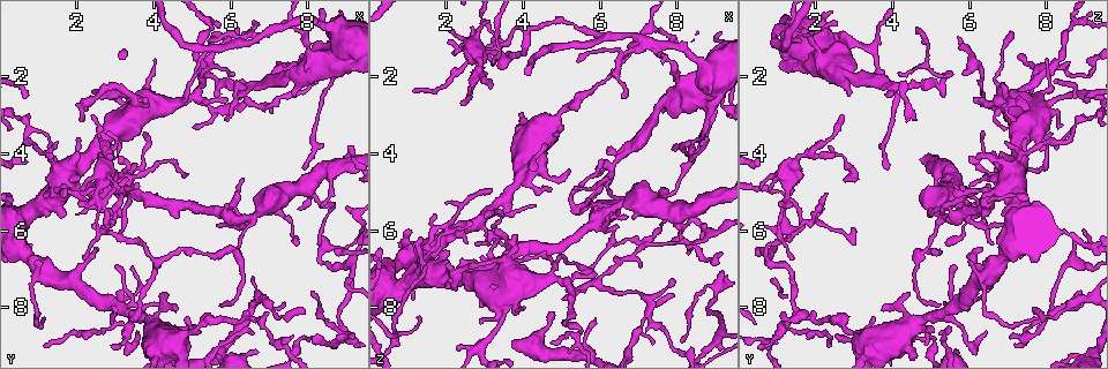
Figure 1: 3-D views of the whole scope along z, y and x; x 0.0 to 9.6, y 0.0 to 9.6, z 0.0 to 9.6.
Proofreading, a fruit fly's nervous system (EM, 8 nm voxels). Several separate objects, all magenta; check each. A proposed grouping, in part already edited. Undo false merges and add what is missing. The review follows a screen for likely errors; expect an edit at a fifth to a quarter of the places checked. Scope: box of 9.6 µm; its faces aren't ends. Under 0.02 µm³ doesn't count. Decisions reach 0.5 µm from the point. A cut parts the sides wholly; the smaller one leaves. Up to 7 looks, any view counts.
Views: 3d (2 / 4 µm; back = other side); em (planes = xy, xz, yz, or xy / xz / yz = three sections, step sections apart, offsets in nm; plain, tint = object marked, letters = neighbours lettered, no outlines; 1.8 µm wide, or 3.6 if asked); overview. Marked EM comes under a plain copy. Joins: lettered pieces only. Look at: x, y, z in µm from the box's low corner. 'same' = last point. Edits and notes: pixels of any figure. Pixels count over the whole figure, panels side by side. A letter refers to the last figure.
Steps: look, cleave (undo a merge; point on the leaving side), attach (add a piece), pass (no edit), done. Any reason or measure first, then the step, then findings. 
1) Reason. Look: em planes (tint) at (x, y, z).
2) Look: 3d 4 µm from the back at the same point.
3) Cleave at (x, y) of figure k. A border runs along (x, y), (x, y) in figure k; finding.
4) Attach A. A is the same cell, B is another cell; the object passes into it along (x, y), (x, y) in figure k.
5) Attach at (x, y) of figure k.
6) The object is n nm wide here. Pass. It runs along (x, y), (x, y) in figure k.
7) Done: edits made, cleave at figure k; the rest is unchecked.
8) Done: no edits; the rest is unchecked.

A narrow waist. Look: em 3.6 µm planes (tint) at (1.50, 4.30, 7.05).

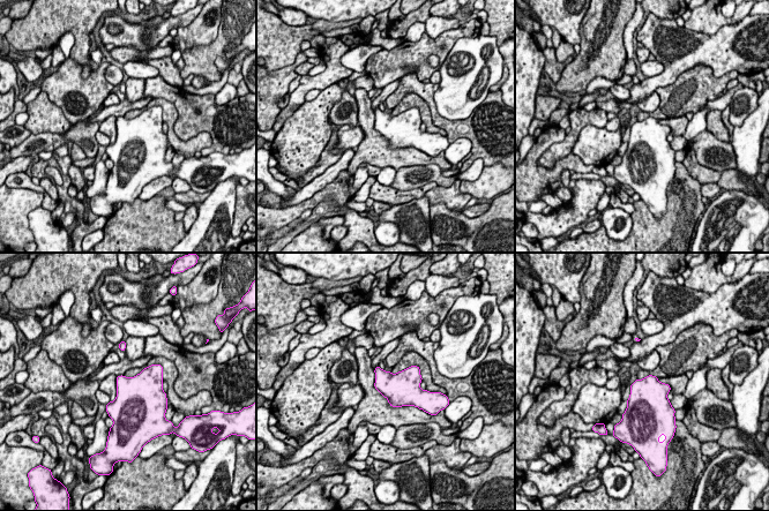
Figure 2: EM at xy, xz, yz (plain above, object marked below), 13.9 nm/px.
Look: em 3.6 µm planes (letters) at the same point.

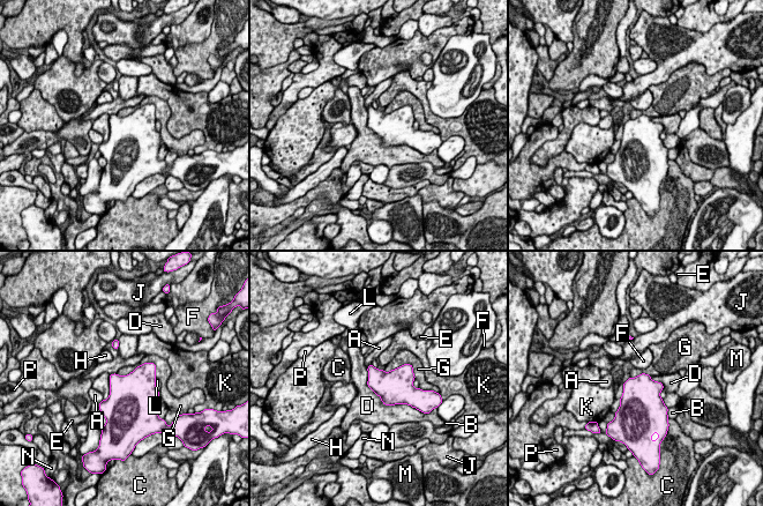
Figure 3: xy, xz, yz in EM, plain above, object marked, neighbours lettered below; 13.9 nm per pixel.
The longest contact is with D, 800 nm. Pass. A, B, C, D, E, F, G, H, J, K, L, M, N and P are other cells; continuous, no second neuron.

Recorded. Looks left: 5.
An open end. Look: em planes (letters) at (5.80, 0.90, 7.10).

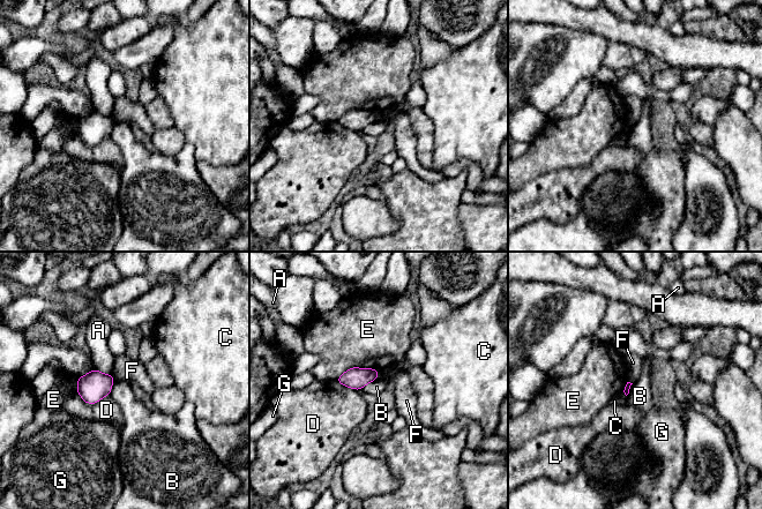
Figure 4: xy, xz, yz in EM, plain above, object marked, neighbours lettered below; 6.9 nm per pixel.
Pass. A, B, C, D, E, F and G are other cells; a border runs along (111, 374), (113, 383), (109, 395) in figure 4; none of them fits.

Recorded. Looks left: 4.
Tapers out. Look: em xz step 4 (letters) at (8.10, 7.60, 8.85).

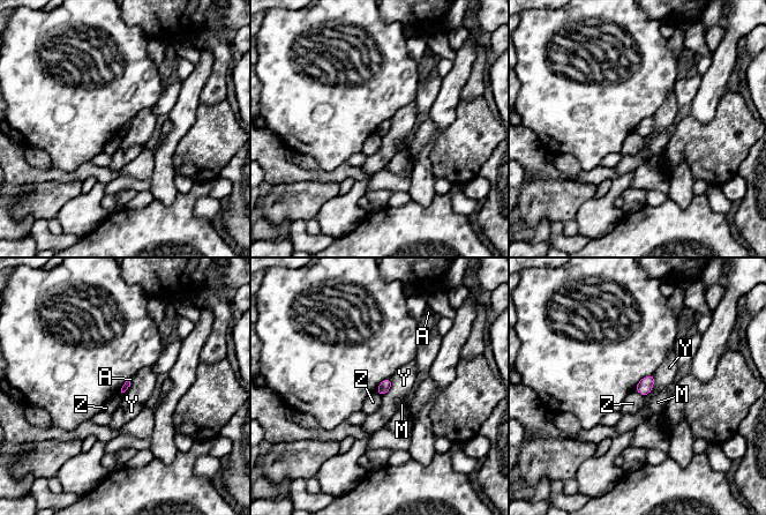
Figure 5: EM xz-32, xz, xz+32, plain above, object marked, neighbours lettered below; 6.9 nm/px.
Look: em planes (letters) at the same point.

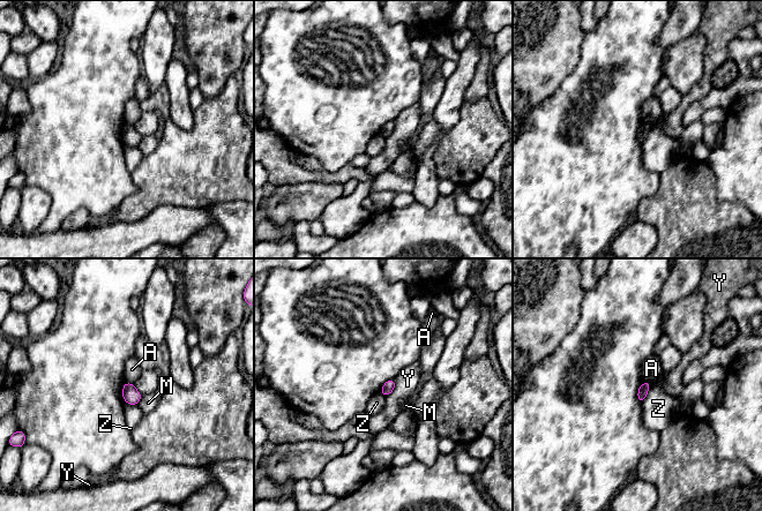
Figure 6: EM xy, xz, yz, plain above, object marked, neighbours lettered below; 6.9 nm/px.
The object is 70 nm wide here. Pass. A, M, Y and Z are other cells; a border runs along (650, 382), (642, 383) in figure 6; no lettered piece goes on from it.

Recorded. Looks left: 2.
Done: no edits; the rest is unchecked.

